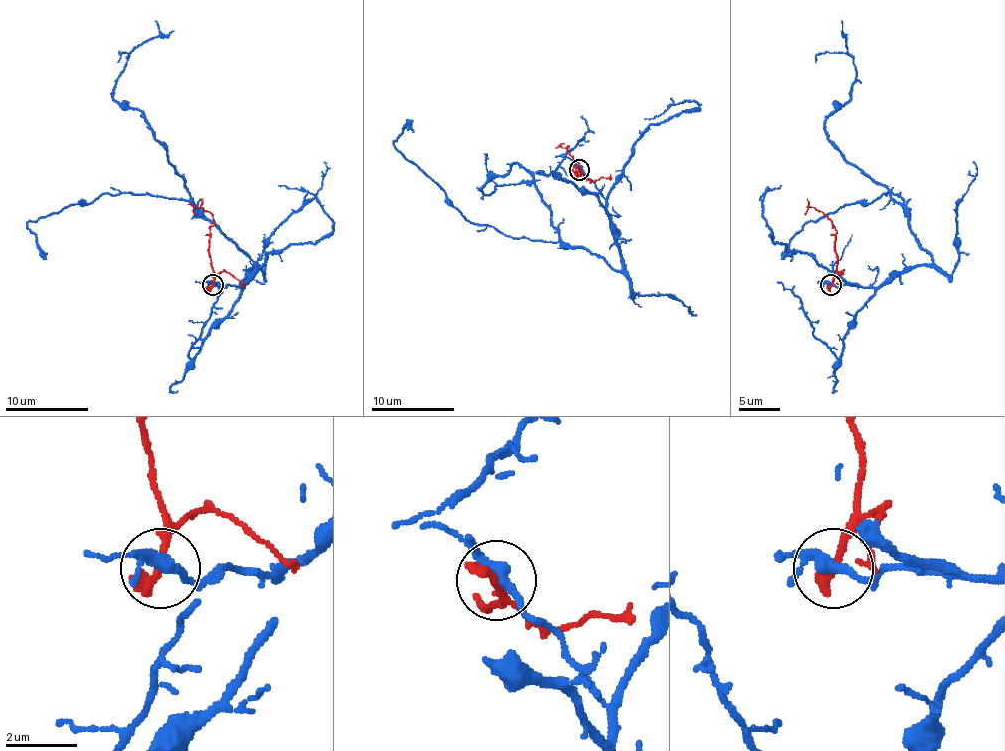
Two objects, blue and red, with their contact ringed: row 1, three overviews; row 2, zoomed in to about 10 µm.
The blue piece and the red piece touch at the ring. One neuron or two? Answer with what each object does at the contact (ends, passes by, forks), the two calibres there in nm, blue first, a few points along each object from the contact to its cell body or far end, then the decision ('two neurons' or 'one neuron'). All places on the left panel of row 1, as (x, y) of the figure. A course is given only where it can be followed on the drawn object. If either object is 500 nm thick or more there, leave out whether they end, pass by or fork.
blue forks; red ends; calibres 280 and 360 nm; course blue (213, 284), (242, 286), (253, 261), (194, 208), (168, 150), (139, 110), (114, 98), (126, 56), (174, 31); course red (213, 284), (209, 228), (213, 220), (211, 214), (201, 208), (192, 210), (197, 214); two neurons

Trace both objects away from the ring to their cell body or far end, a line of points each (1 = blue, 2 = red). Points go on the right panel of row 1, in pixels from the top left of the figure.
1: (831, 284), (877, 286), (933, 261), (887, 189), (827, 137), (825, 120), (850, 98), (856, 73), (842, 31)
2: (831, 284), (837, 266), (835, 228), (831, 220), (813, 208), (804, 214)

